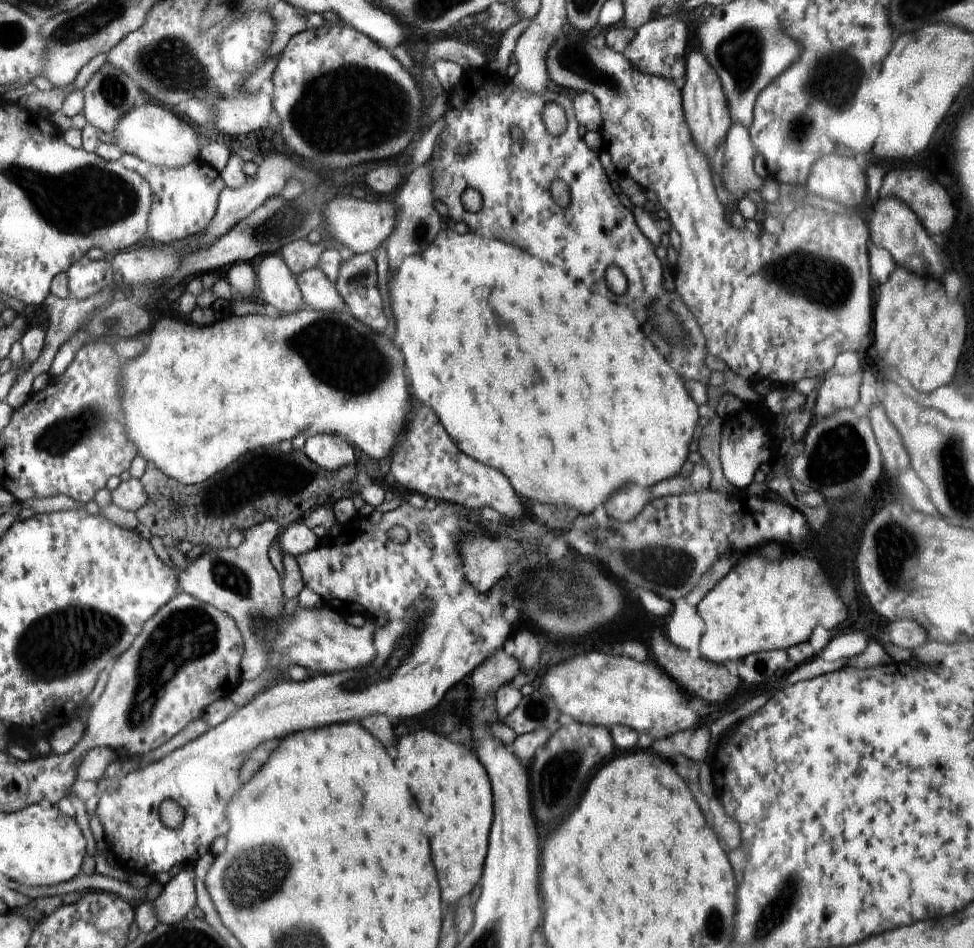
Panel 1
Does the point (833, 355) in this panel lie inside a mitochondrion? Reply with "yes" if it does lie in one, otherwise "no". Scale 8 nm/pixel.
no

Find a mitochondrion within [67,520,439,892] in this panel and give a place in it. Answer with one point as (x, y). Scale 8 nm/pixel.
(189, 634)

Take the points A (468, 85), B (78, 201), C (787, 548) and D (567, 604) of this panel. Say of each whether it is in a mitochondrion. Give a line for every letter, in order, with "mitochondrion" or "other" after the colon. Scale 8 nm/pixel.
A: other
B: mitochondrion
C: other
D: mitochondrion

